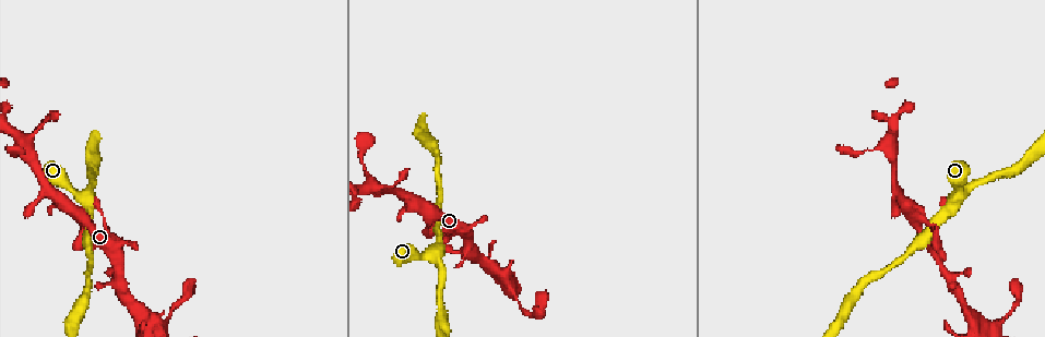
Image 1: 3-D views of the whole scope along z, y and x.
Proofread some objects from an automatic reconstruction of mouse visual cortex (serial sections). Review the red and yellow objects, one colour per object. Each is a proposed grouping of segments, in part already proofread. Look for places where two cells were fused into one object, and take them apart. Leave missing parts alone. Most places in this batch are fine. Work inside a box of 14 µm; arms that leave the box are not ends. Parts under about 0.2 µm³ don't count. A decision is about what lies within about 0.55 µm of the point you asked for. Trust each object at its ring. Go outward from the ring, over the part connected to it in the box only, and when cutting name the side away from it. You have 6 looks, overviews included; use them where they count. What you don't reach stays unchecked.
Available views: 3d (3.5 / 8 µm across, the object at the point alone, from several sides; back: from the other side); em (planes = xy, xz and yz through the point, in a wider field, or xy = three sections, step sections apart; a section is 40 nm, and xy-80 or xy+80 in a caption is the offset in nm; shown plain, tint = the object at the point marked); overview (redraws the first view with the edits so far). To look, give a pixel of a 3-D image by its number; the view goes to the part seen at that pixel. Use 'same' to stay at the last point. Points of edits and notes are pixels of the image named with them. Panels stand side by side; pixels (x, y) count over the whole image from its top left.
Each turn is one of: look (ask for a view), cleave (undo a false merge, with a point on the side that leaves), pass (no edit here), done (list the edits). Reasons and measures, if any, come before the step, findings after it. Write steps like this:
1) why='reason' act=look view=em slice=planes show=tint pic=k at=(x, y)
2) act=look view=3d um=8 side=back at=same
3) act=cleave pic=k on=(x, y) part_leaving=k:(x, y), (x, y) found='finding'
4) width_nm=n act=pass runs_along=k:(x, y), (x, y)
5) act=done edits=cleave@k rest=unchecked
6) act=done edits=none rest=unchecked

why='three arms meet' act=look view=3d um=3.5 pic=1 at=(433, 256)

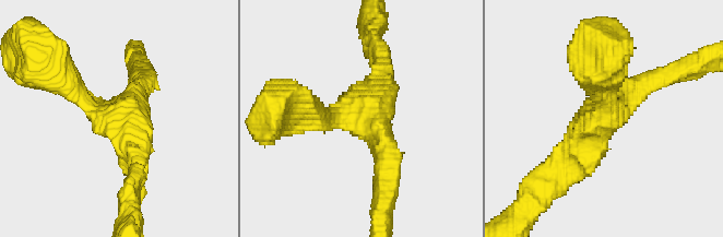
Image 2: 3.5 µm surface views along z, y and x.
arms=3 arm_widths_nm=300,350,400 act=look view=em slice=xy step=3 show=tint pic=2 at=(357, 113)

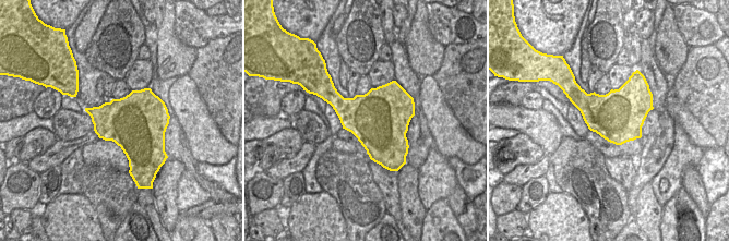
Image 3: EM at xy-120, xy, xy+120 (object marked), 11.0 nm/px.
act=pass runs_along=2:(56, 73), (129, 133), (137, 167) found='all the same cell'

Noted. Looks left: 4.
act=look view=3d um=3.5 side=back pic=1 at=(977, 322)

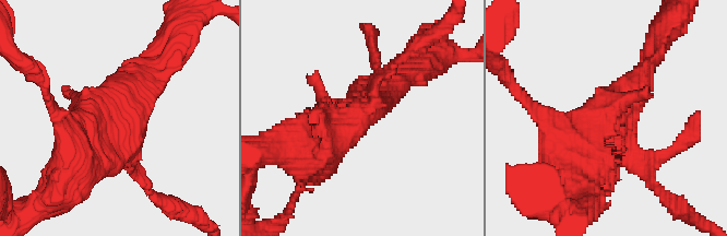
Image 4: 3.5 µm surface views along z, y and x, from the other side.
act=look view=em slice=xy step=1 show=tint pic=4 at=(609, 116)

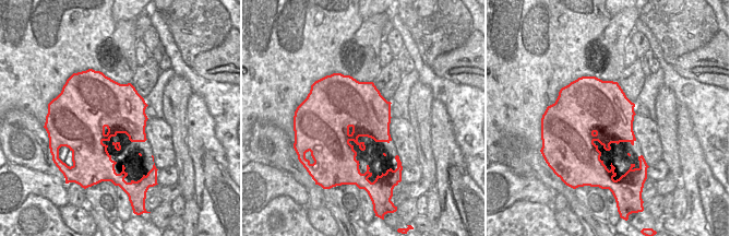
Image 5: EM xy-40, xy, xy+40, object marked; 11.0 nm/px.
act=pass runs_along=4:(401, 78), (334, 125), (314, 164) found='all the same cell'

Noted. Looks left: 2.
act=done edits=none rest=unchecked

